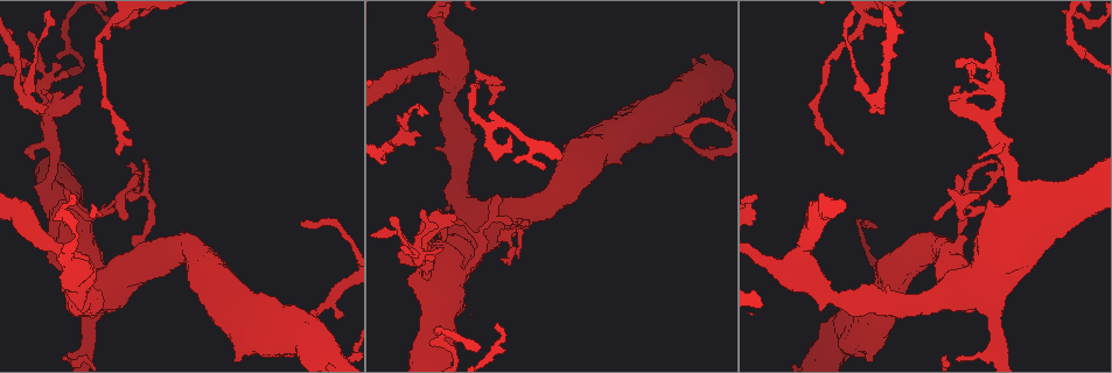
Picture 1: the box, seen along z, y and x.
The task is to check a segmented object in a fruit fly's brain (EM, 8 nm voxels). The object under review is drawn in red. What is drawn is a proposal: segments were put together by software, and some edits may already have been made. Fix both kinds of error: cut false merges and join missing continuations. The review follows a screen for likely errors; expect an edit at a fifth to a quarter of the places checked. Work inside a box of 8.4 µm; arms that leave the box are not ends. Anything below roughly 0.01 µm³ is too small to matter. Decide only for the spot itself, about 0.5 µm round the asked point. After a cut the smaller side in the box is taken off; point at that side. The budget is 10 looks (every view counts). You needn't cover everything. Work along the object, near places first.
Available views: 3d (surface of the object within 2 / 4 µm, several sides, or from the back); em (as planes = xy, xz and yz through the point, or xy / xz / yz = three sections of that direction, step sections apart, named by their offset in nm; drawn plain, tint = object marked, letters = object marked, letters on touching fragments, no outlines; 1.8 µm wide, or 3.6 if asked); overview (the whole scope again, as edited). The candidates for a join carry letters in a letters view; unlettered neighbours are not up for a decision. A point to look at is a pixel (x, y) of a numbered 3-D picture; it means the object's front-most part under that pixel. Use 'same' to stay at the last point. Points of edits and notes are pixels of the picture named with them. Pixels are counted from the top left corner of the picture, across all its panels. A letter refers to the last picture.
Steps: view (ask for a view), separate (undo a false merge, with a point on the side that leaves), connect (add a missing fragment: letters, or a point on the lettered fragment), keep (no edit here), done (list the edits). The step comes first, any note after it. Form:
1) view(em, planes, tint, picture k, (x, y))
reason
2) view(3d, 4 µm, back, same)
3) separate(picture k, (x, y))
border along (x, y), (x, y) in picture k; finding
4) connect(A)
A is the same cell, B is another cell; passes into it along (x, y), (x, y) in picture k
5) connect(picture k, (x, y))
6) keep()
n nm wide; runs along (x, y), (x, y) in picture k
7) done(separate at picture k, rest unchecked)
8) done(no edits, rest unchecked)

view(3d, 4 µm, picture 1, (514, 218))
a narrow waist

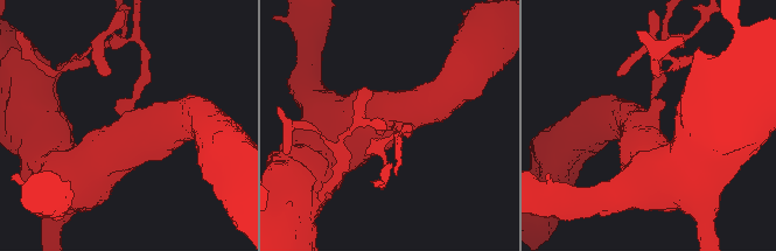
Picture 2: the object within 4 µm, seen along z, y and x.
view(em, planes, letters, picture 2, (390, 120))
now the EM

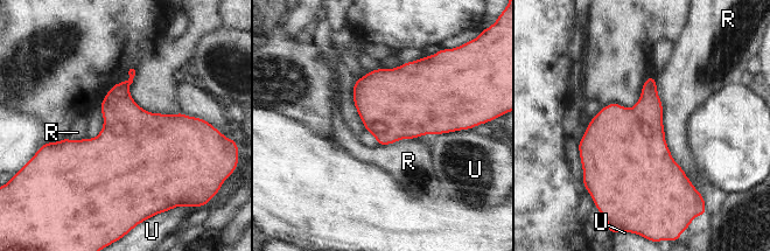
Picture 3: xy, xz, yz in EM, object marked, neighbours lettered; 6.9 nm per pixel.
keep()
R touches over 800 nm; R and U are other cells; border along (656, 79), (664, 140), (697, 188) in picture 3; one neuron here

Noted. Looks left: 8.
view(em, planes, letters, picture 1, (840, 153))
an open end

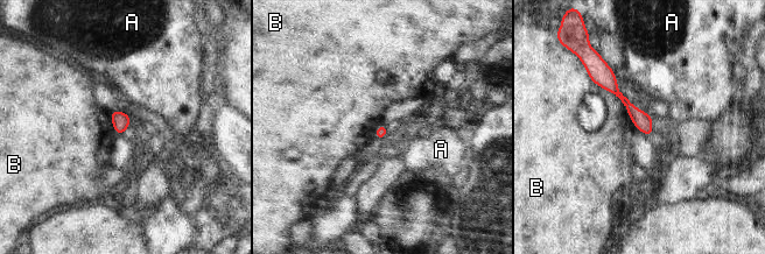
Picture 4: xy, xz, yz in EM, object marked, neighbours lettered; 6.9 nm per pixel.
keep()
80 nm wide; A and B are other cells; no lettered fragment goes on from it

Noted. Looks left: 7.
view(3d, 2 µm, back, picture 1, (995, 162))
branch stops here

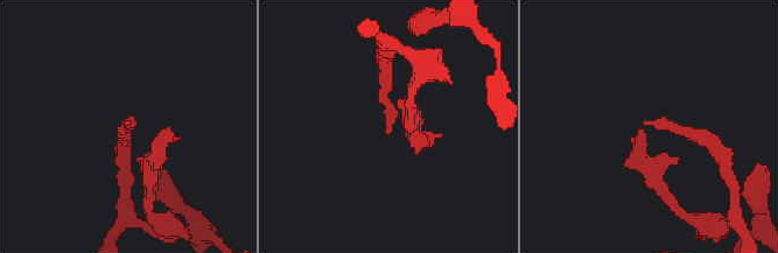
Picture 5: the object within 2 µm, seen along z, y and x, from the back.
view(em, planes, plain, picture 5, (646, 123))

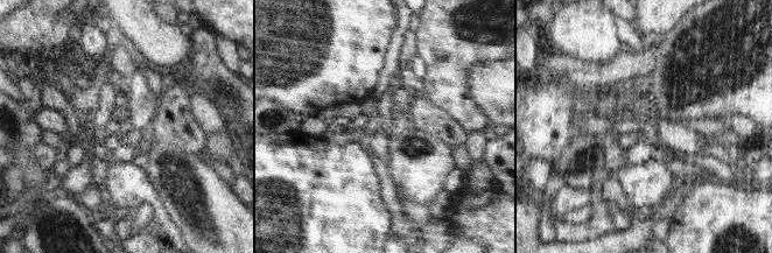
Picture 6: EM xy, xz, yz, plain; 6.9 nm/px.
view(em, planes, letters, same)
what lies round it

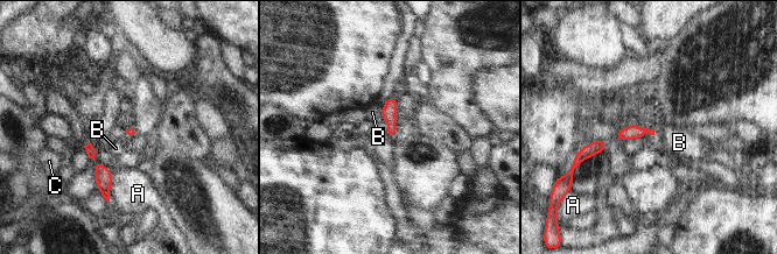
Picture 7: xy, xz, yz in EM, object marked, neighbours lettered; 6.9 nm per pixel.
keep()
B touches over 50 nm; A, B and C are other cells; border along (379, 108), (380, 114) in picture 7; no lettered fragment goes on from it

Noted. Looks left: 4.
view(3d, 4 µm, picture 1, (442, 239))

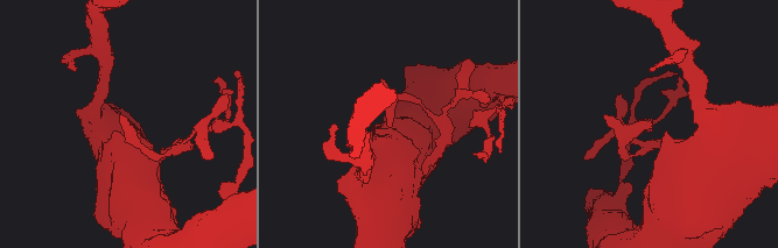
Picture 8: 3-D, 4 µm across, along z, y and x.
view(em, planes, plain, picture 8, (389, 125))
now the EM

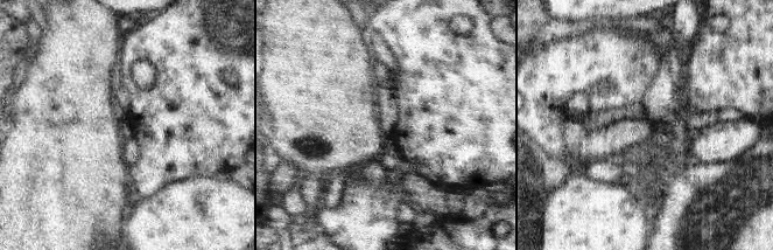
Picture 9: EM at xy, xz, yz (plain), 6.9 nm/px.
view(em, planes, letters, same)
see the neighbours

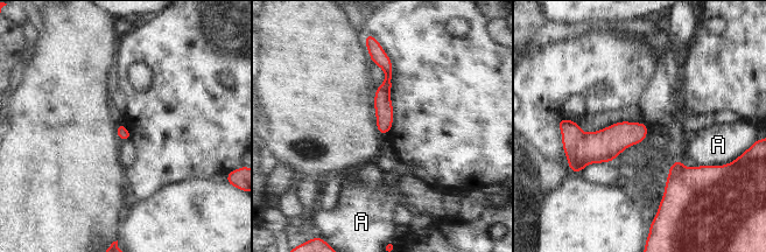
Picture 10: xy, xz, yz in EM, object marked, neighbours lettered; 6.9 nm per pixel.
keep()
A is another cell; border along (697, 165), (717, 166) in picture 10; no lettered fragment goes on from it

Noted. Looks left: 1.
done(no edits, rest unchecked)

